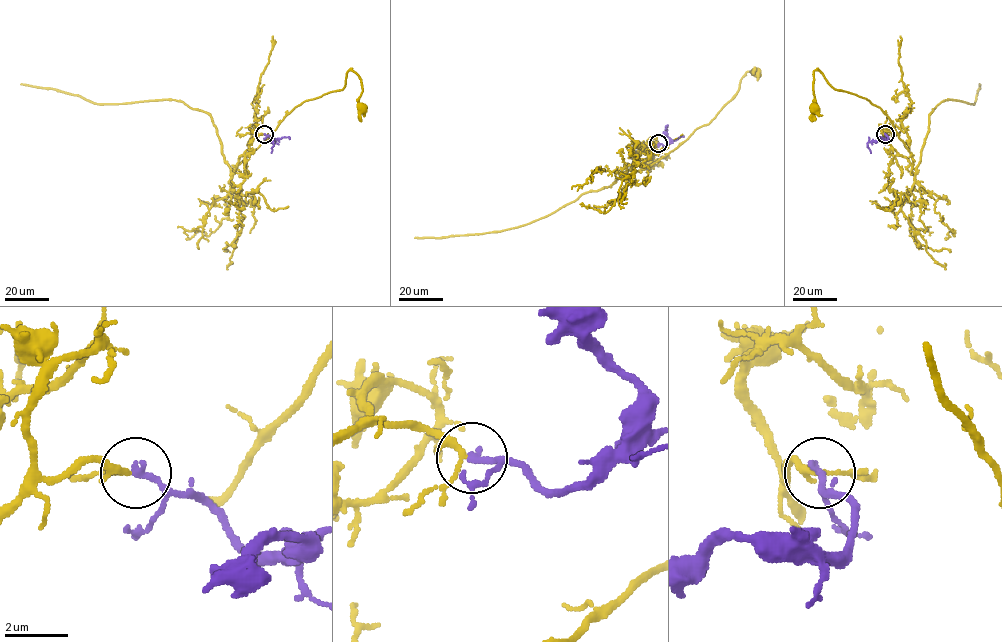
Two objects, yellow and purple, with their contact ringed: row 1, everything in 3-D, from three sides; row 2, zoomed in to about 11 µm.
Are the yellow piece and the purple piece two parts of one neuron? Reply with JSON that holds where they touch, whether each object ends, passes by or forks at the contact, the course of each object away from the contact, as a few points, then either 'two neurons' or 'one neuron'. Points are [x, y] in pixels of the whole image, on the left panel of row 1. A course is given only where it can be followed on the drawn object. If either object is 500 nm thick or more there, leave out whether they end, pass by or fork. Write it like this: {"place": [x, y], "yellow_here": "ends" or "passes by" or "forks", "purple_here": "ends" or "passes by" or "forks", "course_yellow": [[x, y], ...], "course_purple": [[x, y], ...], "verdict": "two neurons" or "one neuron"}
{"place": [264, 134], "yellow_here": "passes by", "purple_here": "ends", "course_yellow": [[264, 134], [253, 139], [237, 165], [295, 107], [341, 90], [349, 70], [361, 81], [358, 103], [363, 106]], "course_purple": [[264, 134], [276, 139], [272, 140], [271, 153]], "verdict": "one neuron"}

